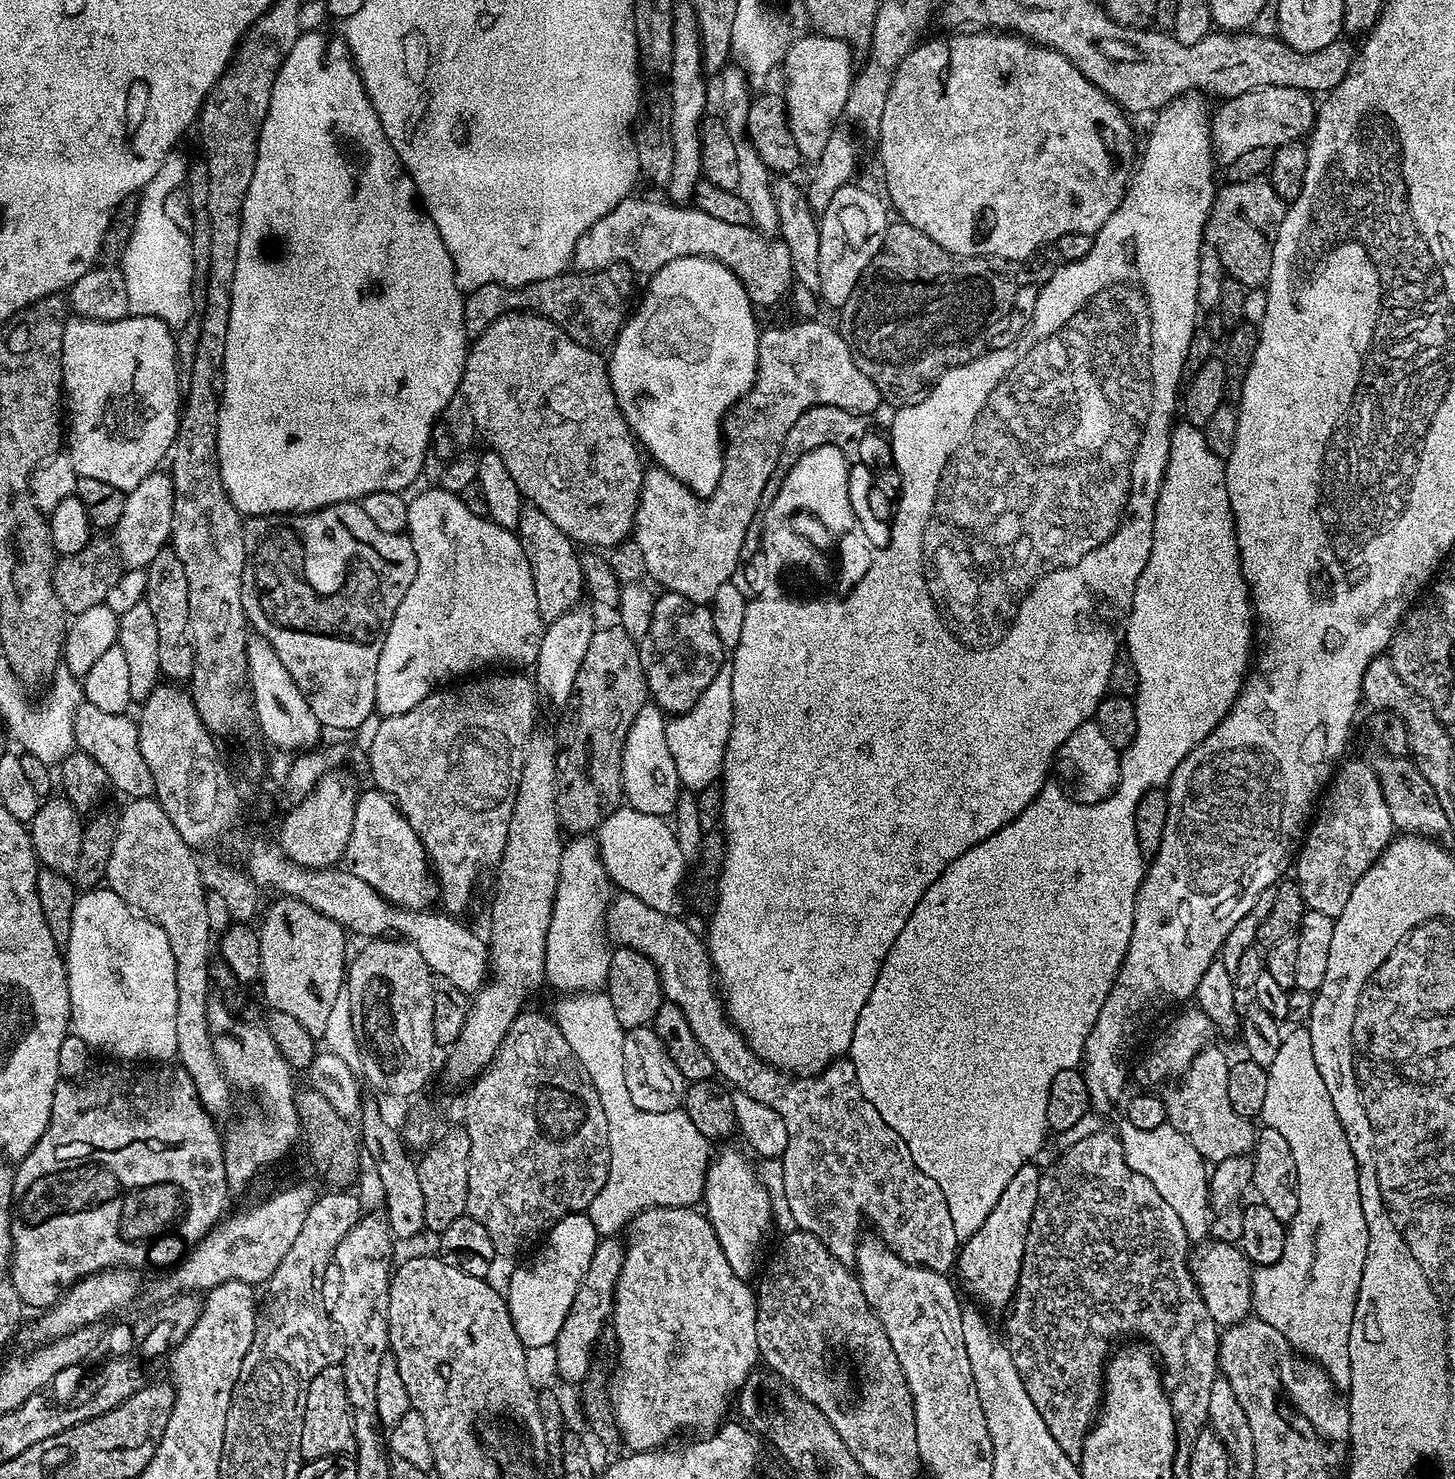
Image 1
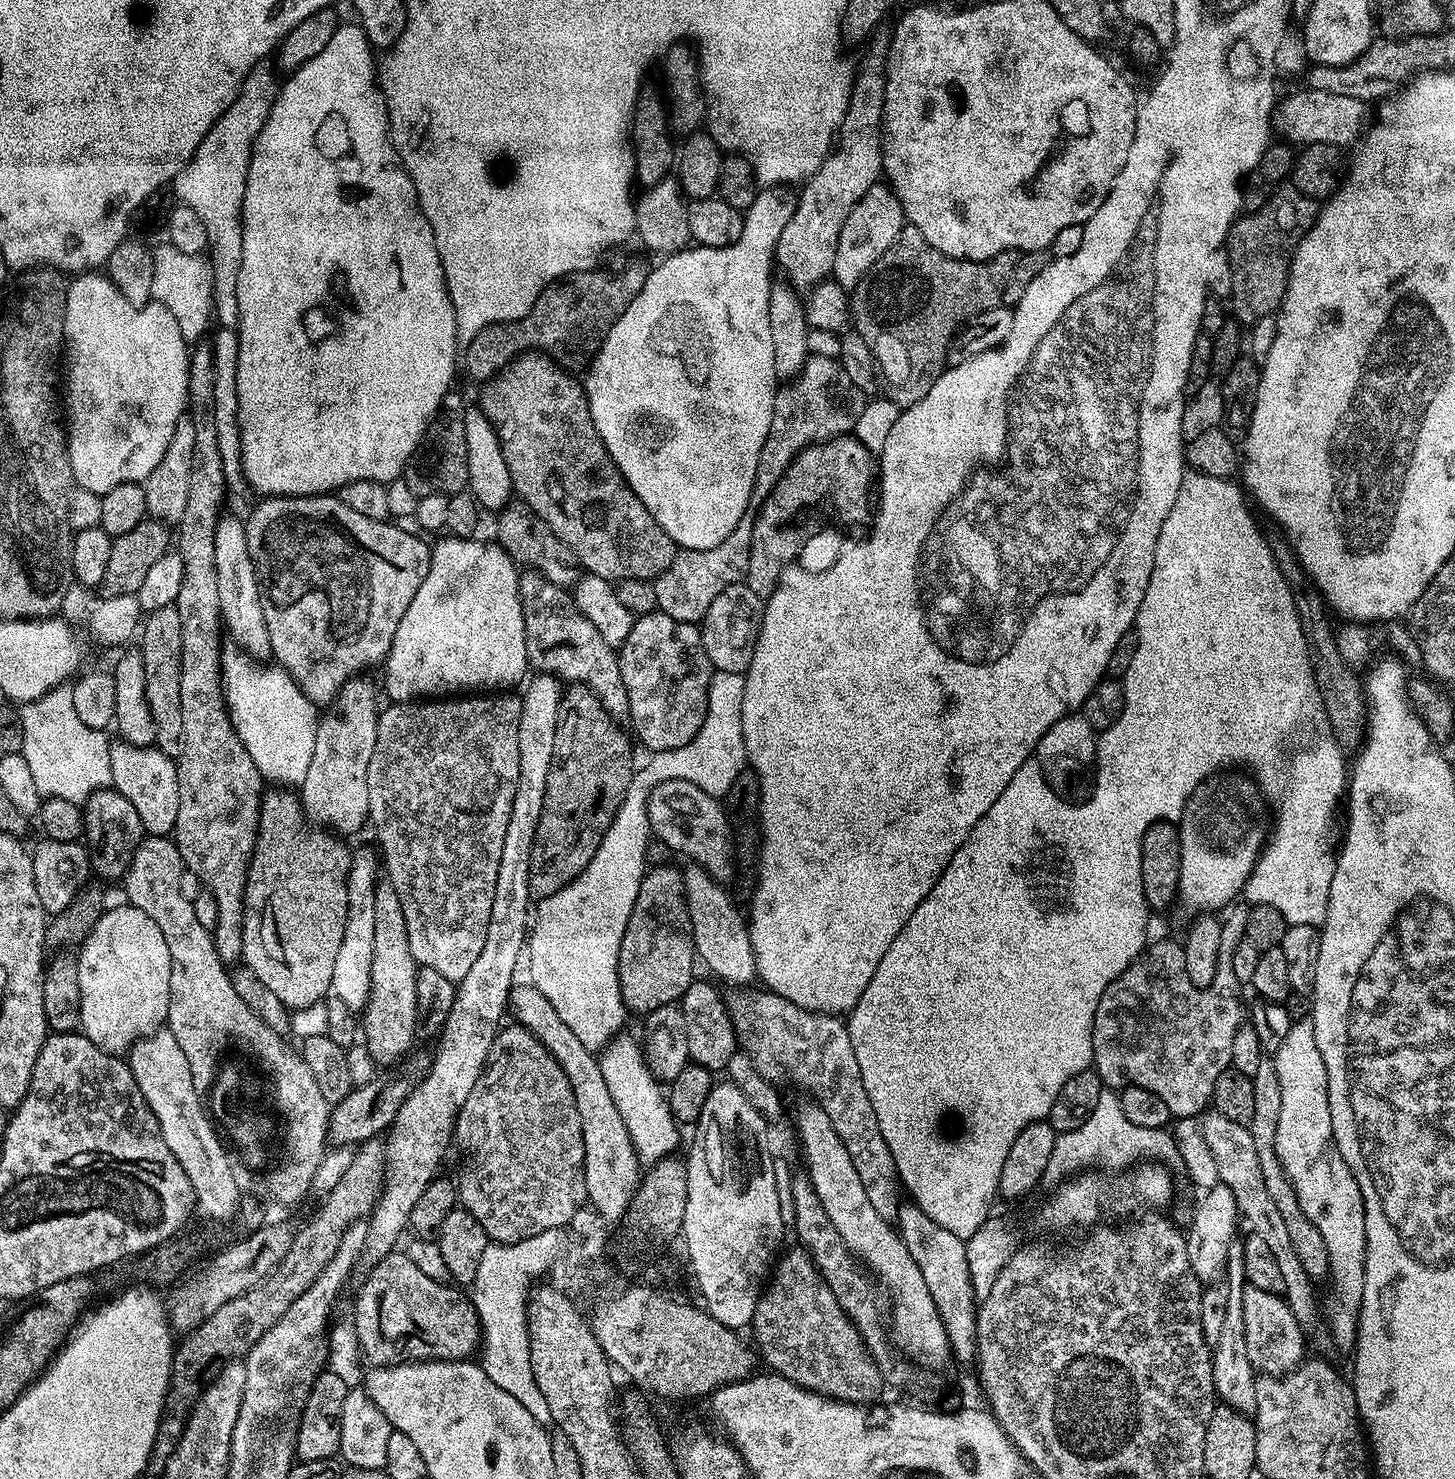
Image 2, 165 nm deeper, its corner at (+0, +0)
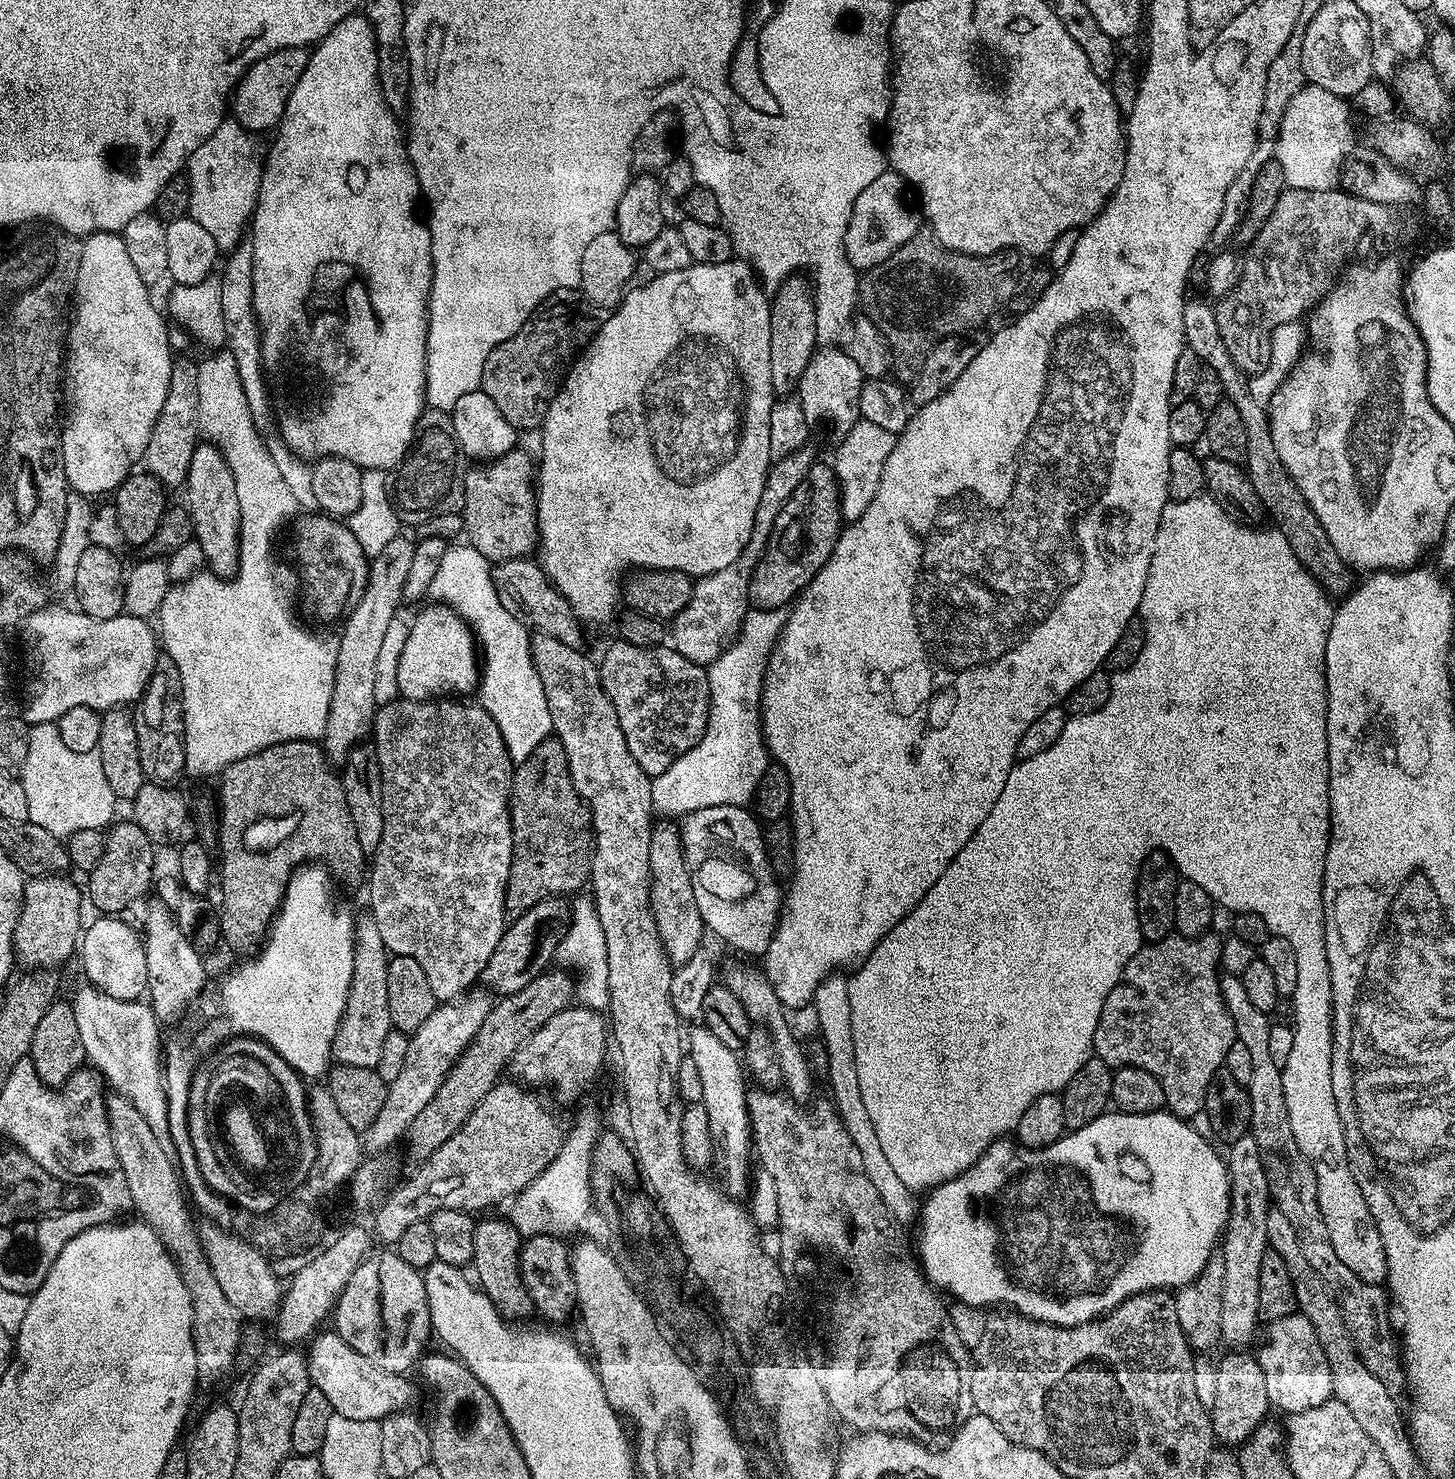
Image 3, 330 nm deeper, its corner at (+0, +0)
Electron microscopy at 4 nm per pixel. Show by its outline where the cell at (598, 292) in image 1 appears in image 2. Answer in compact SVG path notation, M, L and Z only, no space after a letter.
M632 260L625 272L616 272L613 276L600 271L574 272L555 284L549 284L538 302L534 302L530 314L509 324L491 324L473 336L462 352L463 371L465 368L474 379L487 382L511 360L530 351L551 356L565 370L587 369L614 322L618 322L626 306L638 298L638 290L646 286L650 264L644 260Z

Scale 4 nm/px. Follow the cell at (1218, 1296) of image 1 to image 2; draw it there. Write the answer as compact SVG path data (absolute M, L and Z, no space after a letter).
M1248 1284L1242 1298L1242 1318L1246 1322L1246 1346L1250 1350L1250 1362L1261 1373L1284 1376L1304 1363L1306 1333L1283 1296L1266 1294L1266 1290L1258 1290L1258 1286Z

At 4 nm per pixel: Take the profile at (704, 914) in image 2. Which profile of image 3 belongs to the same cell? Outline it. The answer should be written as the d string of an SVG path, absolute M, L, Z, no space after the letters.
M732 968L725 976L722 976L722 983L740 999L742 1006L746 1006L746 1014L749 1018L768 1029L772 1049L778 1058L778 1066L782 1070L783 1091L794 1100L807 1101L813 1095L813 1093L811 1094L812 1072L808 1069L808 1060L804 1057L804 1052L800 1049L795 1034L788 1029L788 1020L784 1017L786 1009L781 1004L778 994L774 994L774 986L770 986L768 977L764 975L763 971L757 969L755 972L752 968Z

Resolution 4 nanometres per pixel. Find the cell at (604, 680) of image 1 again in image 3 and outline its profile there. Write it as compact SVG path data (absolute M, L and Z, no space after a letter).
M543 740L530 758L515 765L508 817L512 823L512 865L504 891L504 911L509 917L524 914L547 896L571 894L589 883L592 829L588 806L574 790L559 740Z

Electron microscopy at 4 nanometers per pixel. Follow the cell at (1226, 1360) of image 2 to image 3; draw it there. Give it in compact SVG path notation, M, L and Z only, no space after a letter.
M1252 1135L1238 1138L1227 1145L1226 1163L1230 1182L1230 1210L1222 1237L1222 1255L1226 1274L1222 1278L1220 1340L1228 1343L1229 1349L1244 1350L1256 1336L1256 1323L1261 1323L1262 1320L1258 1298L1258 1273L1262 1267L1262 1254L1269 1251L1266 1238L1266 1214L1270 1207L1270 1197L1266 1170L1258 1154L1258 1142L1254 1142Z

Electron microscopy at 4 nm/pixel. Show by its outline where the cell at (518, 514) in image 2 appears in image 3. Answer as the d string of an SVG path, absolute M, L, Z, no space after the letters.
M517 446L502 454L496 460L477 463L469 467L464 474L464 502L462 515L467 543L478 550L489 562L501 560L519 560L527 557L528 552L537 547L538 540L534 535L536 526L536 489L534 487L534 456L523 452Z

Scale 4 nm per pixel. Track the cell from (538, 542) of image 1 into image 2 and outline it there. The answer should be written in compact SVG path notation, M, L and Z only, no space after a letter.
M524 570L520 572L520 601L522 618L526 628L526 654L529 665L537 673L551 674L561 681L589 688L600 699L600 704L613 718L627 717L628 699L626 686L622 686L620 661L617 649L602 642L602 634L594 630L559 584L552 584L541 572Z

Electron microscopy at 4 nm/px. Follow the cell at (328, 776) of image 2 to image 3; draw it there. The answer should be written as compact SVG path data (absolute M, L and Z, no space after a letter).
M398 534L394 538L390 538L390 542L386 542L386 550L382 550L379 557L371 561L368 569L368 585L364 588L362 598L347 613L346 619L343 621L343 624L345 623L344 629L338 632L334 694L330 698L330 714L326 718L326 730L322 737L324 754L329 761L343 762L350 754L350 750L361 743L372 731L378 707L374 698L374 661L378 658L378 650L386 626L390 626L390 622L397 619L398 612L396 612L396 607L399 606L400 600L403 601L405 599L404 586L406 578L410 574L410 566L414 562L416 546L417 541L412 538L407 540L404 534Z

